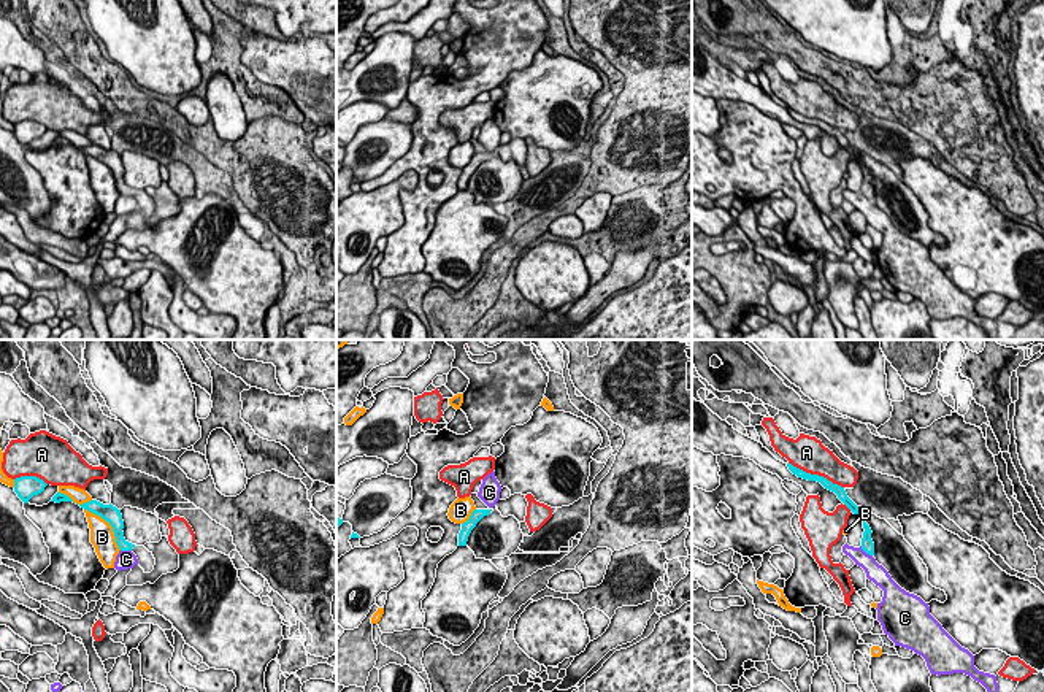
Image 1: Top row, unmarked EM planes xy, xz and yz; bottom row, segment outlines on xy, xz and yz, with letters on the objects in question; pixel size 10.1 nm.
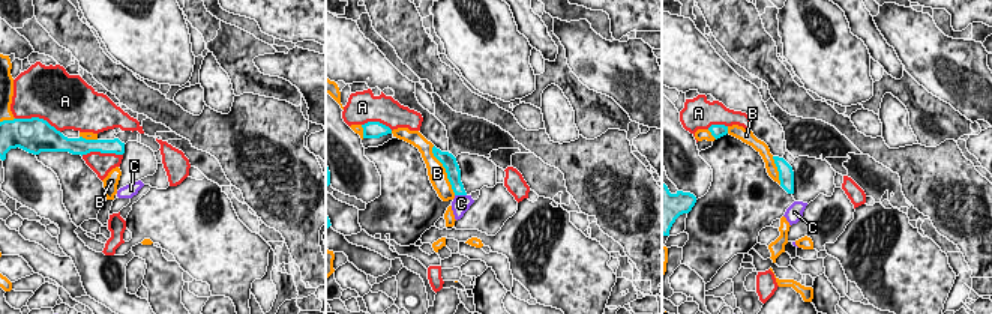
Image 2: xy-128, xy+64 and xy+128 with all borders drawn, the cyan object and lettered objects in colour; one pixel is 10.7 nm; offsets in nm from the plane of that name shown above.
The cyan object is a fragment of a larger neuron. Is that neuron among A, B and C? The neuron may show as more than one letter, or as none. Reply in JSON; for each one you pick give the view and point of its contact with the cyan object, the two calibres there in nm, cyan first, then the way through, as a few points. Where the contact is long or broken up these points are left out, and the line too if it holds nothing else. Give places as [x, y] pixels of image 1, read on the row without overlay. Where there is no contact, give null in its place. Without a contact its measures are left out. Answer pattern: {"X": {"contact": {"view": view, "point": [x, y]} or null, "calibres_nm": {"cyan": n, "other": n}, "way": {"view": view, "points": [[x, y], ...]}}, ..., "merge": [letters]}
{"merge": []}

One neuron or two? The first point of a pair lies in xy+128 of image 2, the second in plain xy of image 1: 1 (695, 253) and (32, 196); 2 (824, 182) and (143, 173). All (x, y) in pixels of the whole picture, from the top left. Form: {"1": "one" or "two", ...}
{"1": "two", "2": "one"}

